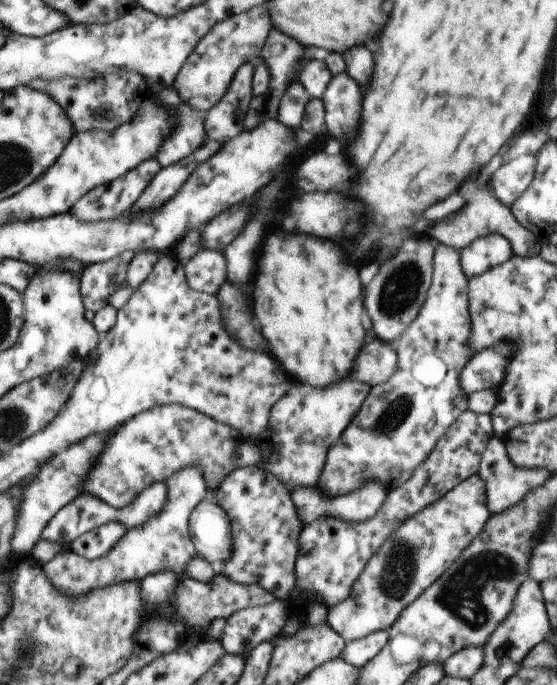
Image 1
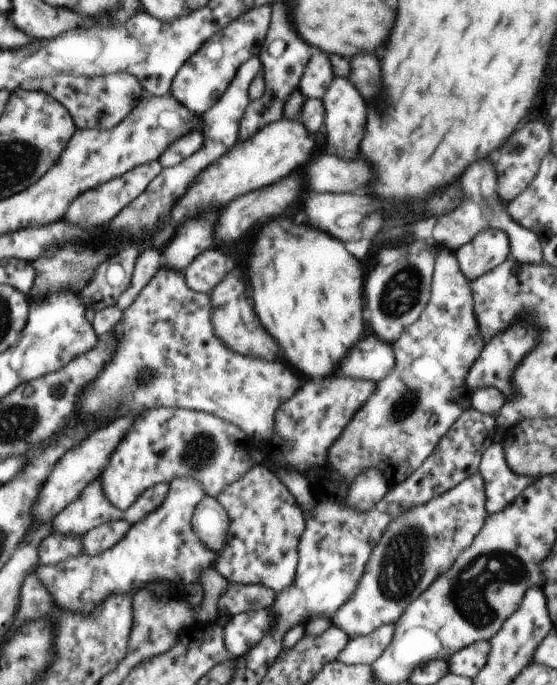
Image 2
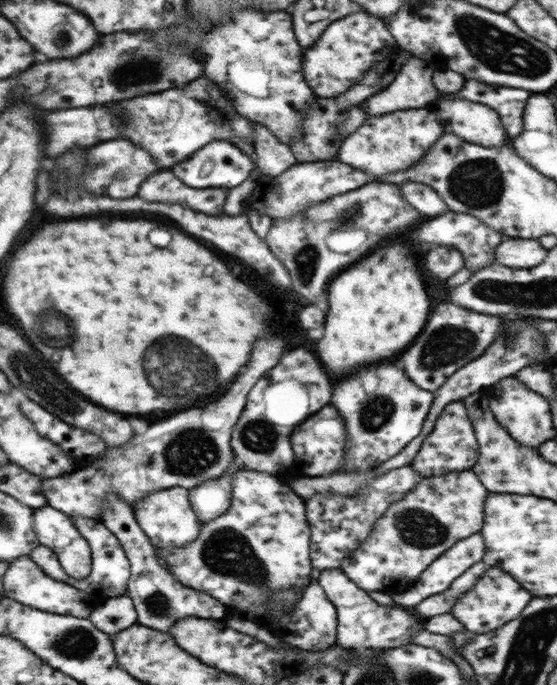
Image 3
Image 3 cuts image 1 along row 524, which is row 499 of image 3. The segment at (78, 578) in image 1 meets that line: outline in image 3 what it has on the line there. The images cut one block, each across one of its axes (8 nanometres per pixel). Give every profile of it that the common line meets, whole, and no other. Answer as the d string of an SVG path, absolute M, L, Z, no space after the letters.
M172 487L148 493L133 506L133 511L142 532L155 548L163 550L186 546L199 535L202 525L190 504L189 490L184 487Z

